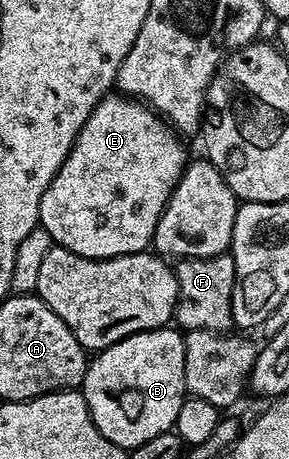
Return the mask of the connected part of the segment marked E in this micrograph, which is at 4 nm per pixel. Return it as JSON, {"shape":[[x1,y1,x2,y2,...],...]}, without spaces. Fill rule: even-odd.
{"shape":[[106,95,94,107,82,131,78,131,70,155,66,155,58,175,54,175,40,200,40,225,49,238,79,257,89,259,145,252,152,245,154,227,158,227,158,219,190,160,190,154,180,142,181,134,155,109,130,97,112,96]]}

